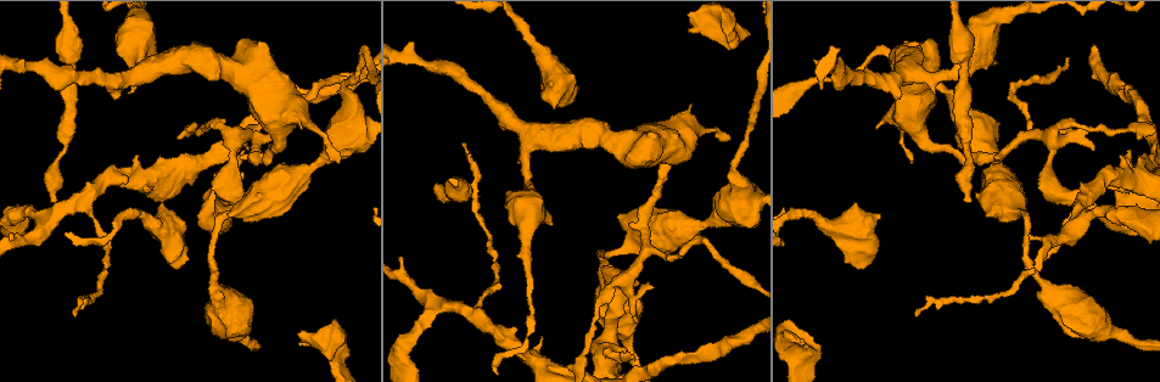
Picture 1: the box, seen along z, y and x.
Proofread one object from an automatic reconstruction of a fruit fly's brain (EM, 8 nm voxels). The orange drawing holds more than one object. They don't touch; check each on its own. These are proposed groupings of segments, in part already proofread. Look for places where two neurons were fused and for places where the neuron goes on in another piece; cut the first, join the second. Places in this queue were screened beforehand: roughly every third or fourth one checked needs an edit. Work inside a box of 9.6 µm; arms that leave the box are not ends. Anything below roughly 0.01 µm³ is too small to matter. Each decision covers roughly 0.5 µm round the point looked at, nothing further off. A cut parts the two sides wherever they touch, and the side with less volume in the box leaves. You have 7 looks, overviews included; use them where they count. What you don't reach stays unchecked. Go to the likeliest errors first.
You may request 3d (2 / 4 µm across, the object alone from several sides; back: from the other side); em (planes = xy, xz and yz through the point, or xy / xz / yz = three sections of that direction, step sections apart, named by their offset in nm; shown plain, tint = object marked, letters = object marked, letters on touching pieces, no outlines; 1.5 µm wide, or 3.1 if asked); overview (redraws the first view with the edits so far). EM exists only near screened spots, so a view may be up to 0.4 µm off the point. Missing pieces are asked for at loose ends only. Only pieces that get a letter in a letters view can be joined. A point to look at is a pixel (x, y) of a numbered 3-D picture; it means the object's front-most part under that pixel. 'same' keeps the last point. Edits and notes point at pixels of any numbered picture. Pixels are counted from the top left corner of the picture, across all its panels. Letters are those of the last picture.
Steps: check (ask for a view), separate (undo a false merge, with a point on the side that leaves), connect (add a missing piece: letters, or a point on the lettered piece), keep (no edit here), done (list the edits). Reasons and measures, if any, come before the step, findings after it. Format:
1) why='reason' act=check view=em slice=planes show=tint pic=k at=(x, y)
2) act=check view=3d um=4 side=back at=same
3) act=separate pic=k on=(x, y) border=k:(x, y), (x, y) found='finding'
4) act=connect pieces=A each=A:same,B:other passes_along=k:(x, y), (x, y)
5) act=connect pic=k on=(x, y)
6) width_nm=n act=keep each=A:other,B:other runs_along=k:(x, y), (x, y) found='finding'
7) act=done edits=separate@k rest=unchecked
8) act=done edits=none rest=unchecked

why='an open end' act=check view=em slice=xy step=4 show=tint pic=1 at=(970, 202)

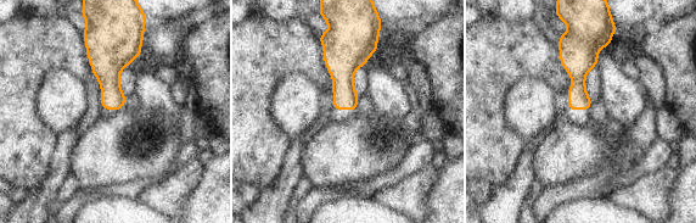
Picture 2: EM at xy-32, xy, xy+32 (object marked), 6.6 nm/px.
why='cut it another way' act=check view=em slice=planes show=letters at=same

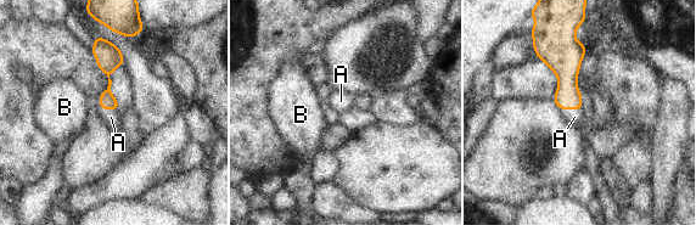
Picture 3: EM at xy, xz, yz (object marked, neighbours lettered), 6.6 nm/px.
longest_contact=A:170nm act=connect pieces=A each=A:same,B:other passes_along=3:(107, 101), (104, 108), (111, 117) found='the neuron continues'

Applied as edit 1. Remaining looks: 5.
why='an open end' act=check view=em slice=yz step=8 show=tint pic=1 at=(690, 28)

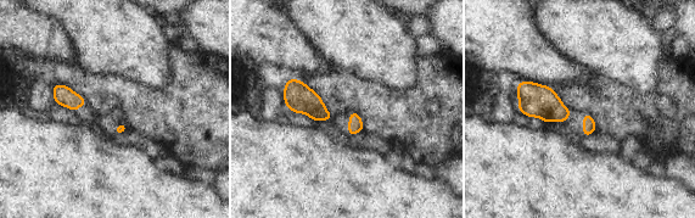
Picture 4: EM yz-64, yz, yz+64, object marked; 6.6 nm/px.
why='see the neighbours' act=check view=em slice=yz step=8 show=letters at=same

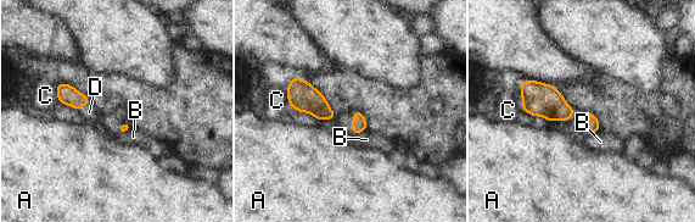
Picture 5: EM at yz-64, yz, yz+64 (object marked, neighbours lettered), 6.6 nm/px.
longest_contact=C:120nm act=connect pieces=D each=A:other,B:other,C:other,D:same found='it goes on there'

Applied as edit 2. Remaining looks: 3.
act=check view=overview

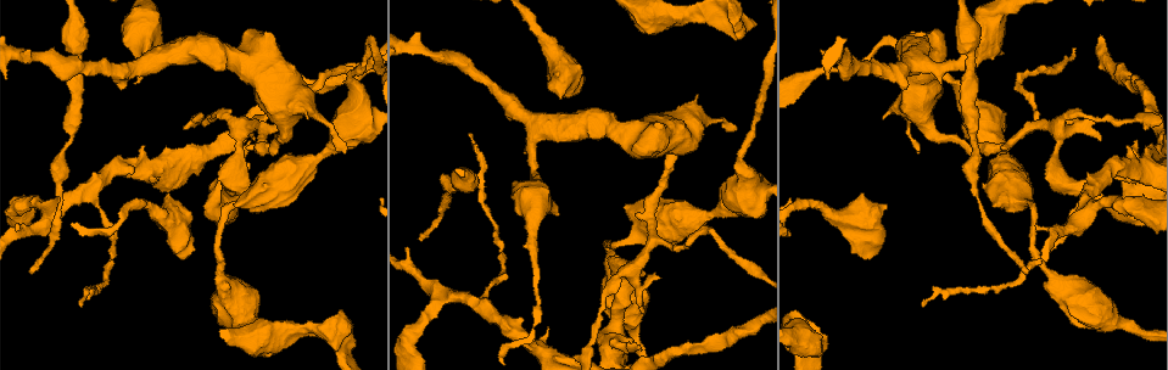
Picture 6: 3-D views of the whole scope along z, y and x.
why='thick end' act=check view=em slice=planes show=plain pic=6 at=(558, 215)

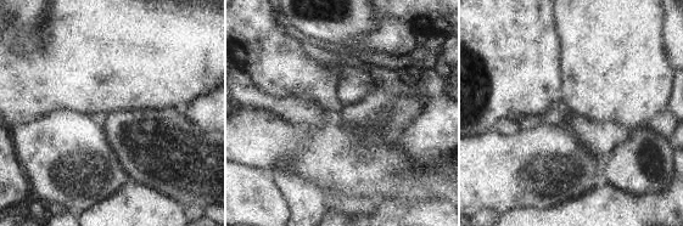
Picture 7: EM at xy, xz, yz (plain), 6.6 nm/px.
act=check view=em slice=planes show=letters at=same

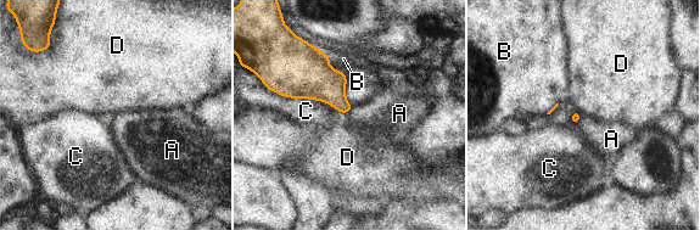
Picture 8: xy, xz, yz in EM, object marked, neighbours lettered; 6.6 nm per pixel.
act=keep each=A:other,B:other,C:other,D:other border=8:(582, 116), (577, 122) found='none of them fits'

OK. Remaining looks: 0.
act=done edits=connect@3,connect@5 rest=unchecked

